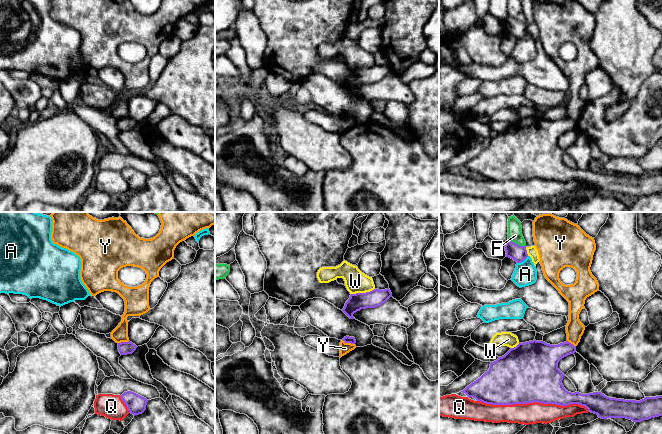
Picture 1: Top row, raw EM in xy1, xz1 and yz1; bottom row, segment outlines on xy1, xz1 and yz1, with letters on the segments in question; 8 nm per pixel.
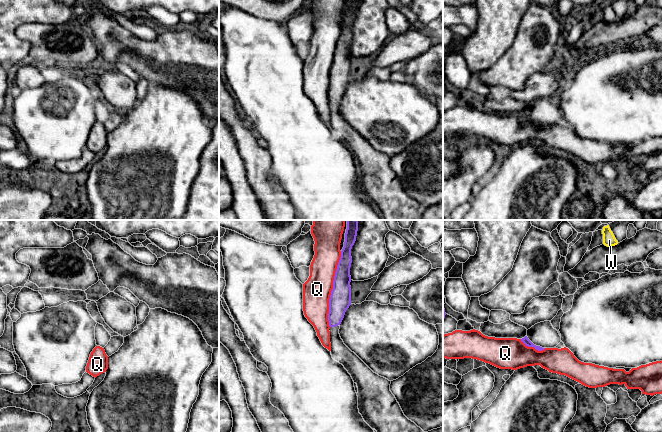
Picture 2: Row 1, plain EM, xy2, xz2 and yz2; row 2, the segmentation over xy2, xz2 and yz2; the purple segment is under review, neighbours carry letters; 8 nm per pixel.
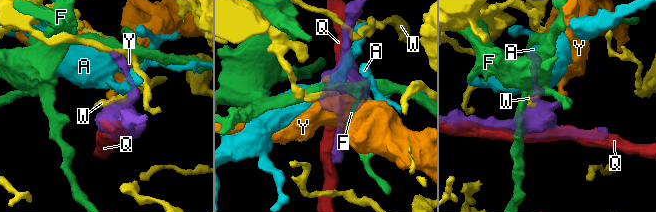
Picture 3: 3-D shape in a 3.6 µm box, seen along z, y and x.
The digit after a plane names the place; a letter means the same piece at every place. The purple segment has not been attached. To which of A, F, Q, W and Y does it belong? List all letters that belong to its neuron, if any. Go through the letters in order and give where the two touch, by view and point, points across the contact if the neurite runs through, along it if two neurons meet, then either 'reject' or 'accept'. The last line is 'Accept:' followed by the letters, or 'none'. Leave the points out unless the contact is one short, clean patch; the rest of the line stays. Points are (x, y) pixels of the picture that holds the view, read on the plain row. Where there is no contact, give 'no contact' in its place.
A: yz1 (522, 37) | reject
F: yz1 (517, 20) | along yz1 (509, 16), (525, 22) | reject
Q: yz1 (533, 178) | reject
W: xz1 (362, 69) | reject
Y: xz1 (348, 118) | reject
Accept: none

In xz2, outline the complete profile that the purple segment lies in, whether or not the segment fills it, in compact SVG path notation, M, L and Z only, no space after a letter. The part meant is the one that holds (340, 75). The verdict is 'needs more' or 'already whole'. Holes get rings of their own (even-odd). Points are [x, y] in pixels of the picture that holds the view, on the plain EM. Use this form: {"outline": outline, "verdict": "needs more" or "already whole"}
{"outline": "M347 0L344 23L329 75L328 97L332 134L342 140L358 163L358 185L364 197L375 205L382 220L423 220L426 208L409 196L390 167L391 157L374 149L340 113L340 100L351 81L351 25L358 0Z", "verdict": "needs more"}

